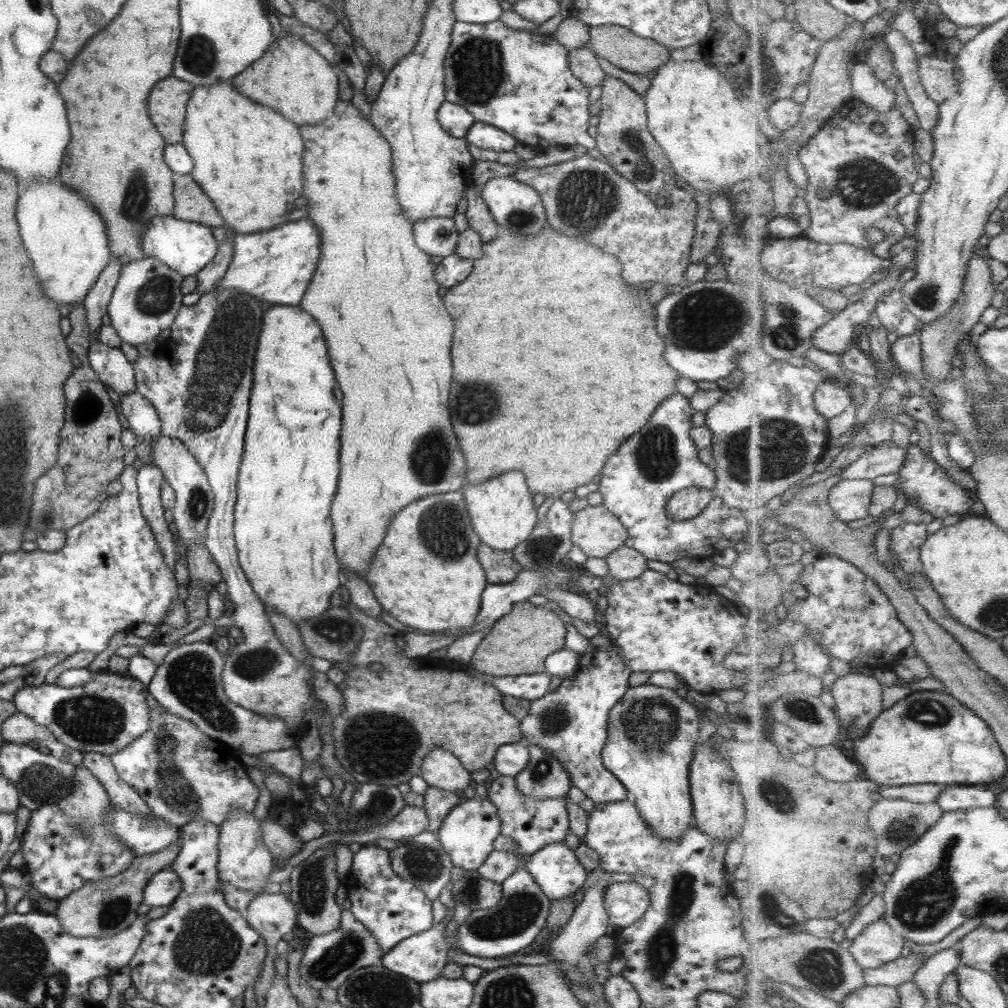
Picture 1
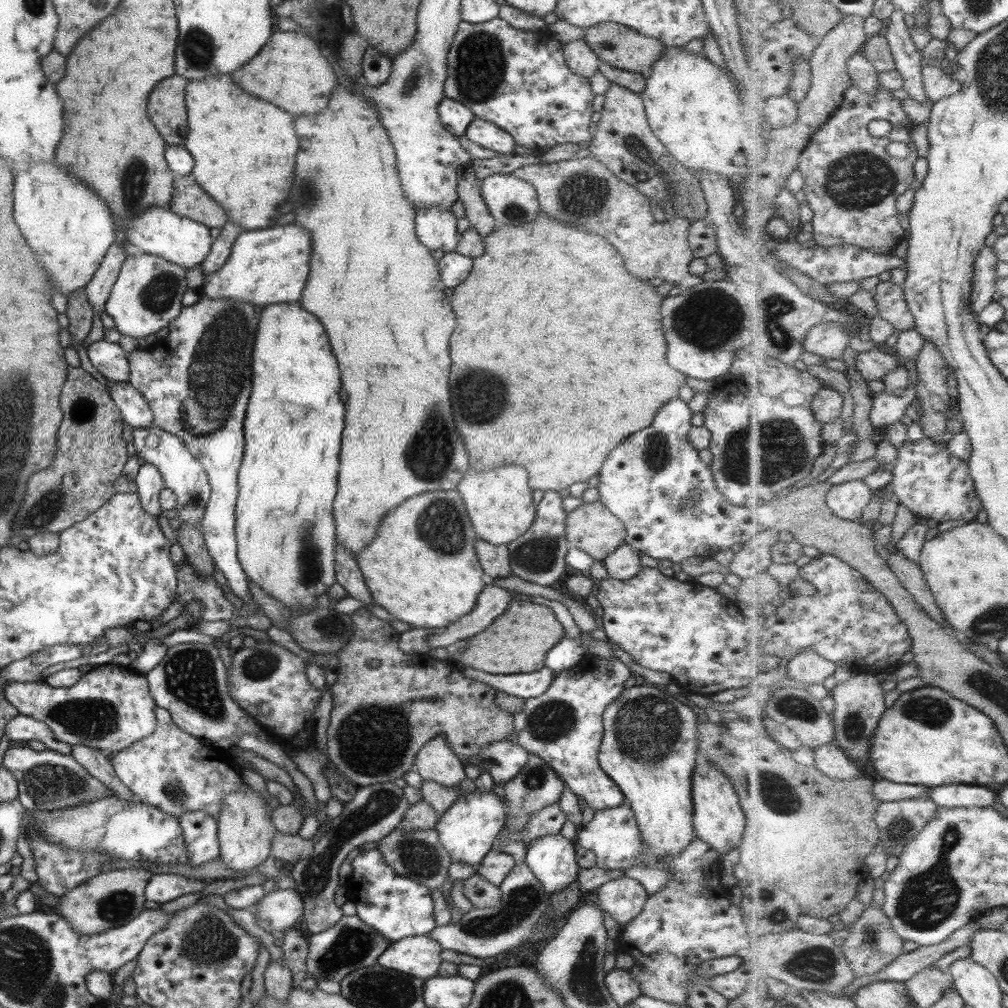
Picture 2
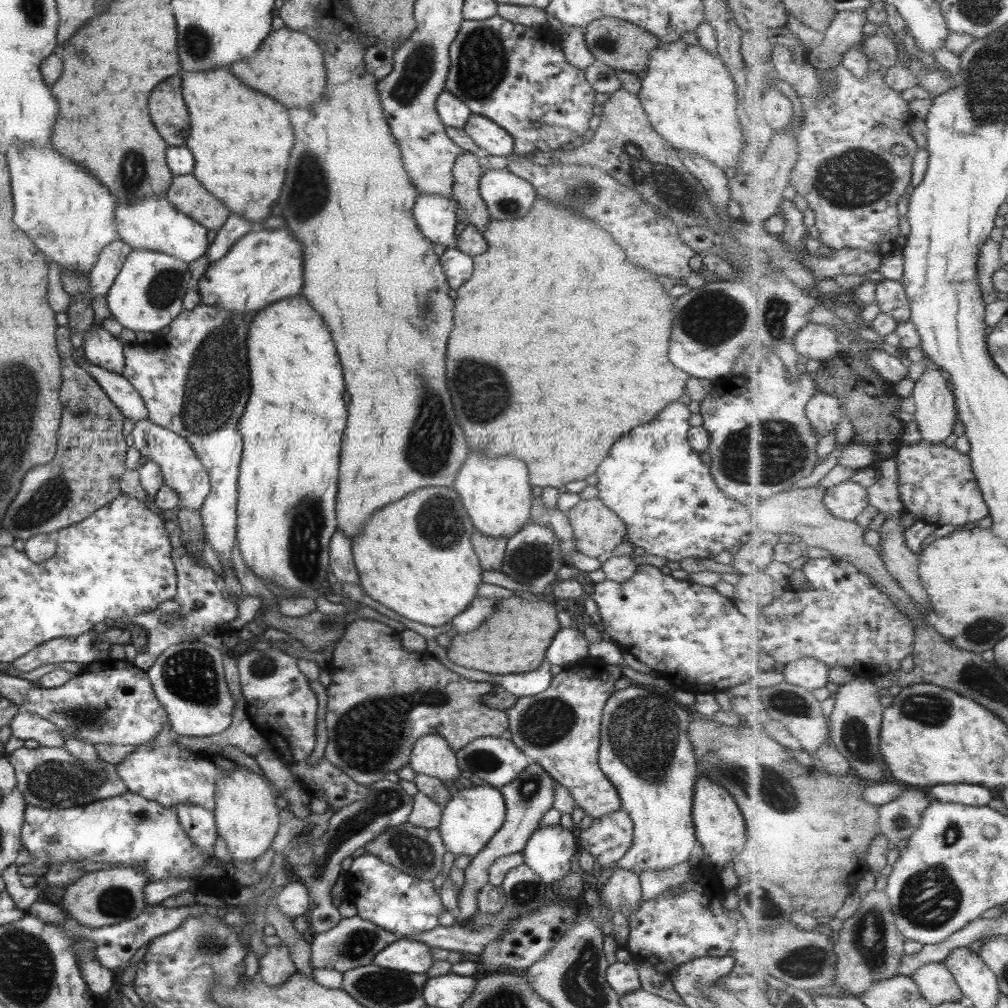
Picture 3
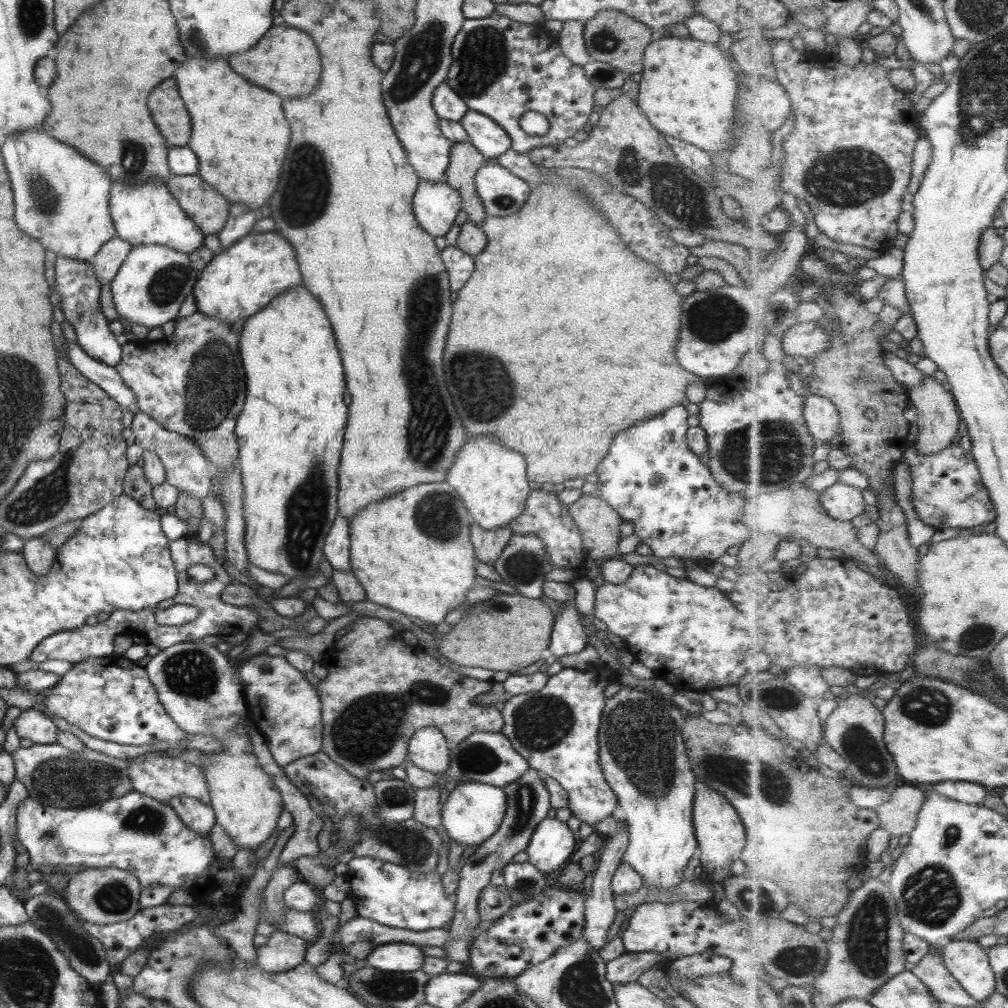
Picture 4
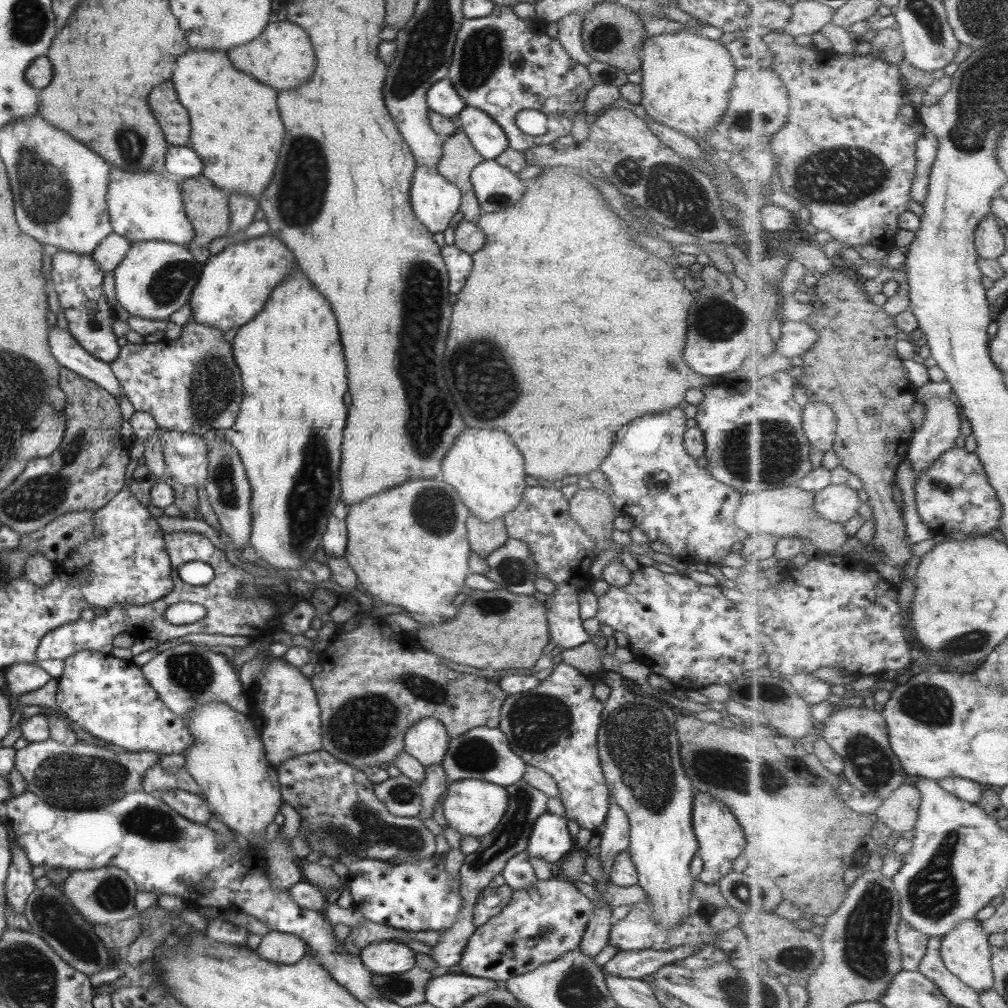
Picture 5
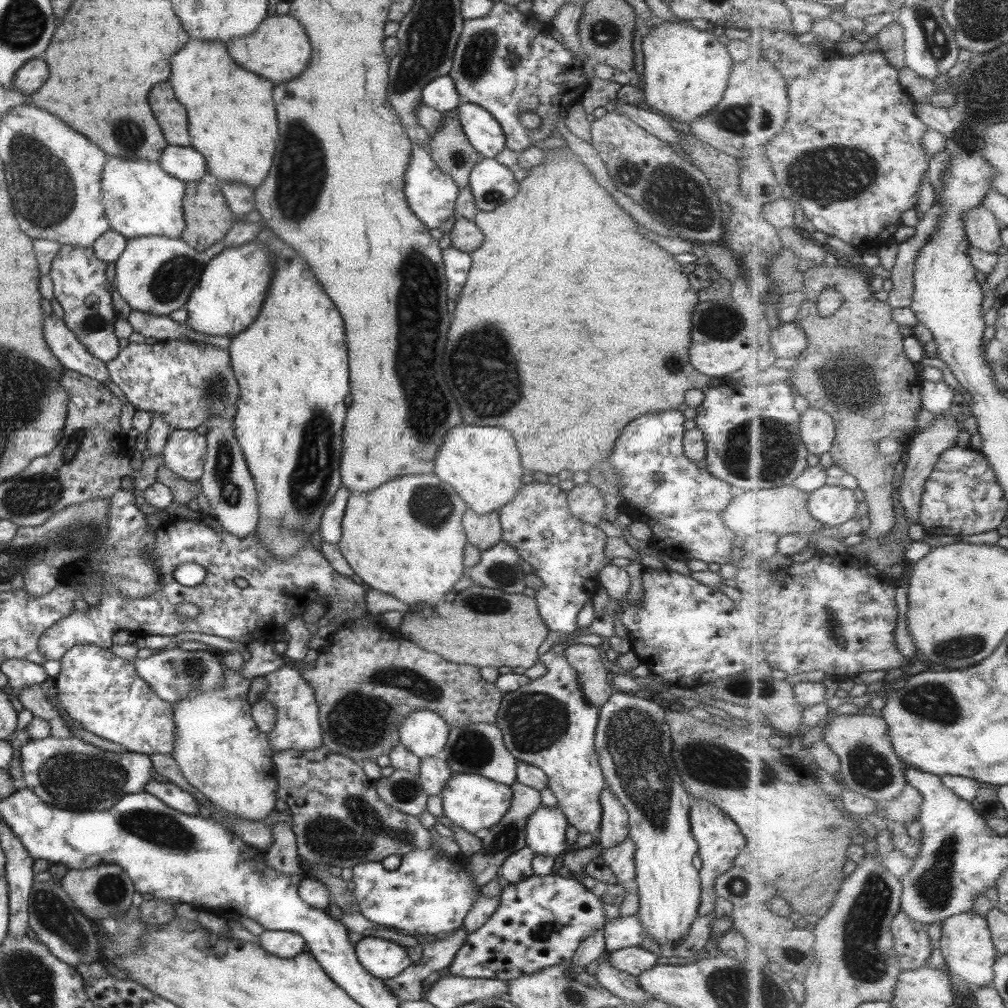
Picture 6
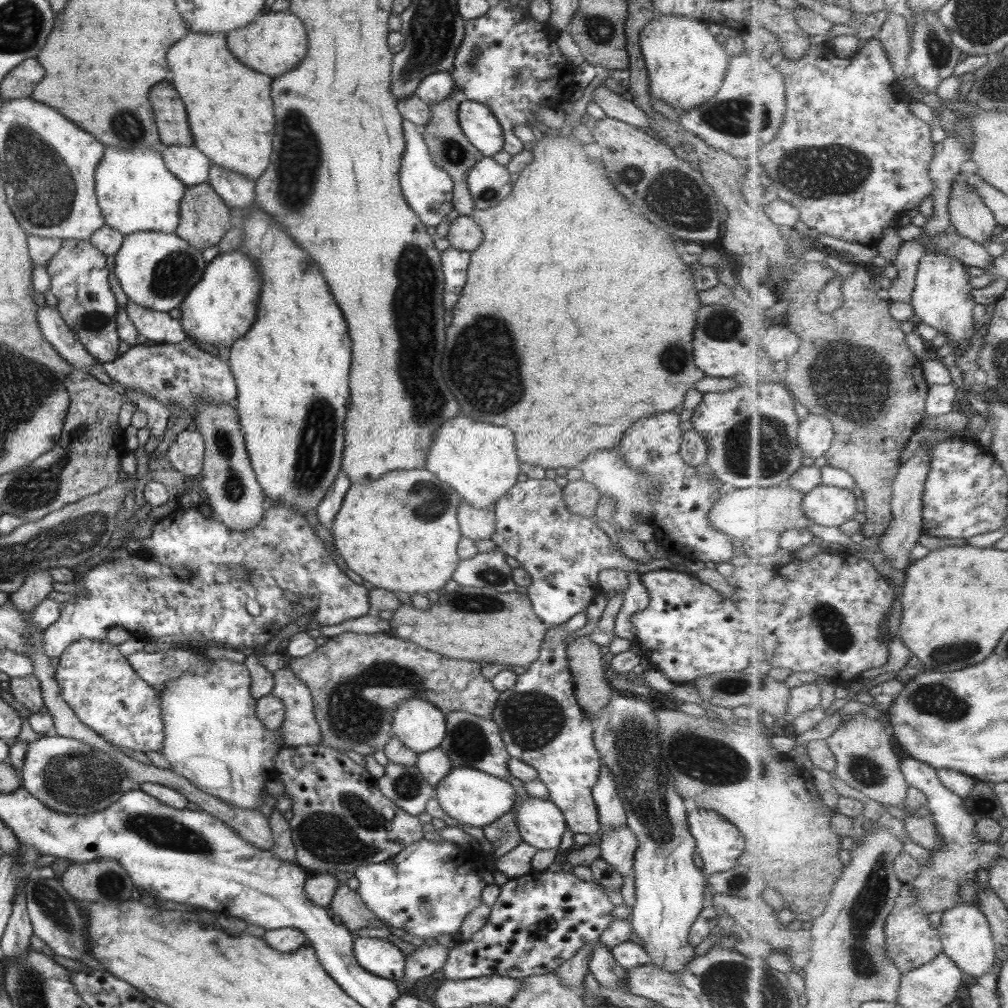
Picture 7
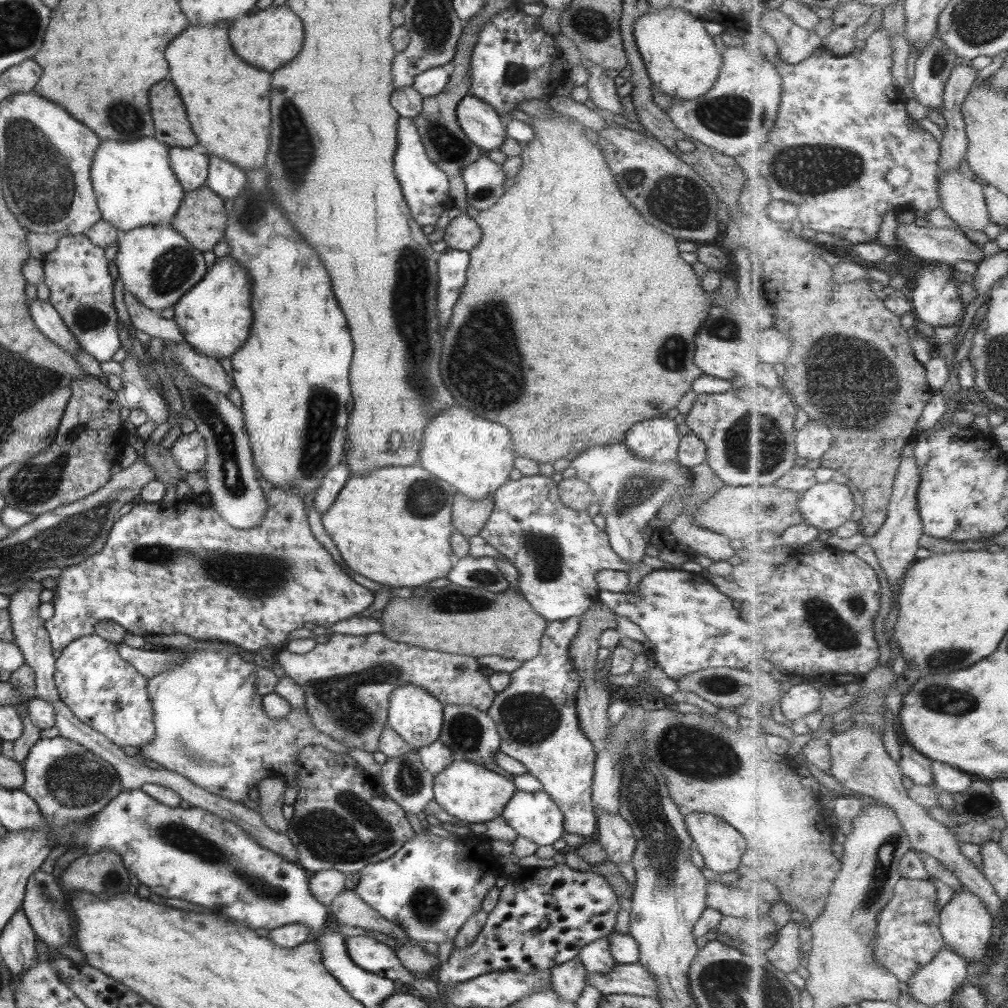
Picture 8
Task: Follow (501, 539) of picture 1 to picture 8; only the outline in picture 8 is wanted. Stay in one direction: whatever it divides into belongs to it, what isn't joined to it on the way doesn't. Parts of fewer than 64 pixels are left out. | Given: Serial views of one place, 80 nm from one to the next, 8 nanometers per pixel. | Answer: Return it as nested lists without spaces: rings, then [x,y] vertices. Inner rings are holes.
[[[457,403],[432,416],[421,433],[419,464],[423,470],[471,500],[493,493],[505,480],[509,480],[514,456],[509,433],[504,426],[483,420]]]

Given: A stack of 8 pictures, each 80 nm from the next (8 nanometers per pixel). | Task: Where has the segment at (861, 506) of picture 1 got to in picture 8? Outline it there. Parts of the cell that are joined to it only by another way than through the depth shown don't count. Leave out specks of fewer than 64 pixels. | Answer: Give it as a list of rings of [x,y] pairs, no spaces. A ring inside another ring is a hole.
[[[837,482],[818,483],[811,490],[802,493],[800,498],[801,515],[804,516],[806,522],[817,529],[833,532],[837,528],[844,526],[847,522],[850,522],[851,518],[853,518],[855,506],[858,505],[853,502],[852,493],[847,486],[837,484]]]

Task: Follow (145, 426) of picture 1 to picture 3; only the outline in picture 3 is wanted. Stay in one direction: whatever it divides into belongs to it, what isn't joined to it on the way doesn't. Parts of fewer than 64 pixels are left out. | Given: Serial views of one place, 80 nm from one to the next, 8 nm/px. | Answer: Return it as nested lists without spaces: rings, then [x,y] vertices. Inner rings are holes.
[[[84,357],[82,367],[101,387],[101,390],[119,409],[124,418],[134,421],[146,418],[146,410],[139,393],[127,382],[123,375],[99,368]]]

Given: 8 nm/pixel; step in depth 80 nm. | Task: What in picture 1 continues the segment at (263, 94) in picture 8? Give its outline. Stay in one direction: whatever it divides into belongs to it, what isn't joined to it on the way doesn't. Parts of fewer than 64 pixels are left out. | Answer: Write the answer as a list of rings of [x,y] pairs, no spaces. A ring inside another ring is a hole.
[[[217,81],[213,86],[192,87],[182,130],[182,145],[192,158],[189,175],[214,204],[231,234],[259,232],[286,222],[291,202],[301,192],[303,142],[294,122],[275,110],[249,102],[229,81]]]

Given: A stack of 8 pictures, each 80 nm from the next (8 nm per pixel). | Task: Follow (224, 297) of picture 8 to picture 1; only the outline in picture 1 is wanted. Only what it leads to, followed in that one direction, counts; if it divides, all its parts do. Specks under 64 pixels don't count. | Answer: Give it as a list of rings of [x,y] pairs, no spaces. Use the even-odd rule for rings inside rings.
[[[306,217],[254,233],[232,234],[233,254],[216,290],[236,290],[259,302],[274,305],[299,304],[319,256],[316,226]]]

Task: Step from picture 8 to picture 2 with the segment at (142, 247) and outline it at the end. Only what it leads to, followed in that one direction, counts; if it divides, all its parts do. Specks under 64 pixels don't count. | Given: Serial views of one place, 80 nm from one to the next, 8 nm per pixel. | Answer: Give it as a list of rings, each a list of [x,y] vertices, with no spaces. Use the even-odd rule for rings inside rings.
[[[127,254],[104,304],[104,312],[112,318],[117,332],[136,339],[166,327],[180,313],[181,296],[188,289],[186,271],[152,254]]]

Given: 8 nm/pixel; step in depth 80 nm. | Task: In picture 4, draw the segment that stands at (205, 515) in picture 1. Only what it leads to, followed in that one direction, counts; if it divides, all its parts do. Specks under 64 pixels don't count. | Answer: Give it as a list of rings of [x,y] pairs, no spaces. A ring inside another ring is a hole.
[[[139,411],[133,414],[130,429],[135,436],[134,442],[137,443],[137,446],[141,446],[145,452],[157,454],[157,458],[161,460],[165,474],[164,481],[167,484],[171,484],[179,492],[184,492],[199,500],[208,493],[214,468],[205,460],[203,452],[199,450],[199,446],[192,438],[165,430],[150,416]]]

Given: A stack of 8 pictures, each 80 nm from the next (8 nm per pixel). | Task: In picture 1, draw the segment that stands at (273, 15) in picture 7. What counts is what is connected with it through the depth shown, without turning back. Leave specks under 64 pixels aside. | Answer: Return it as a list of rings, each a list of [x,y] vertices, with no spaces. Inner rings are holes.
[[[293,35],[275,38],[265,52],[247,68],[229,80],[231,86],[251,102],[269,106],[299,125],[323,121],[337,104],[335,70],[321,55],[302,39]]]

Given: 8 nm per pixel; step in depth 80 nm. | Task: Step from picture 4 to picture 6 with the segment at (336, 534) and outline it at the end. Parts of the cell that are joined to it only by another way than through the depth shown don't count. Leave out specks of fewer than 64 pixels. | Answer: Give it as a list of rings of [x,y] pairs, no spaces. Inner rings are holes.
[[[340,484],[333,495],[333,498],[329,501],[329,506],[323,510],[321,519],[318,524],[318,530],[320,537],[326,543],[333,543],[339,540],[340,522],[343,518],[343,512],[345,512],[346,500],[349,496],[347,487]]]

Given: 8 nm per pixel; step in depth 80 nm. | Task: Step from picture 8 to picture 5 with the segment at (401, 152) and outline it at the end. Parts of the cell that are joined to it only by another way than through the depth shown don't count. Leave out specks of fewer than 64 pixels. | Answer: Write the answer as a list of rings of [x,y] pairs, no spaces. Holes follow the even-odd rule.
[[[416,164],[408,195],[415,218],[431,234],[443,232],[451,216],[458,212],[460,190],[431,167]]]

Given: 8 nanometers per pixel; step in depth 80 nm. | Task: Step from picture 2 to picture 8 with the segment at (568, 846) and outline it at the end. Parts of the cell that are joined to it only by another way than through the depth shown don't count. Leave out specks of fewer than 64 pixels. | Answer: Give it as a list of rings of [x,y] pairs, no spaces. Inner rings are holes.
[[[543,789],[536,792],[516,790],[505,803],[503,810],[500,812],[500,817],[517,835],[528,838],[537,846],[551,846],[564,832],[562,812]]]

